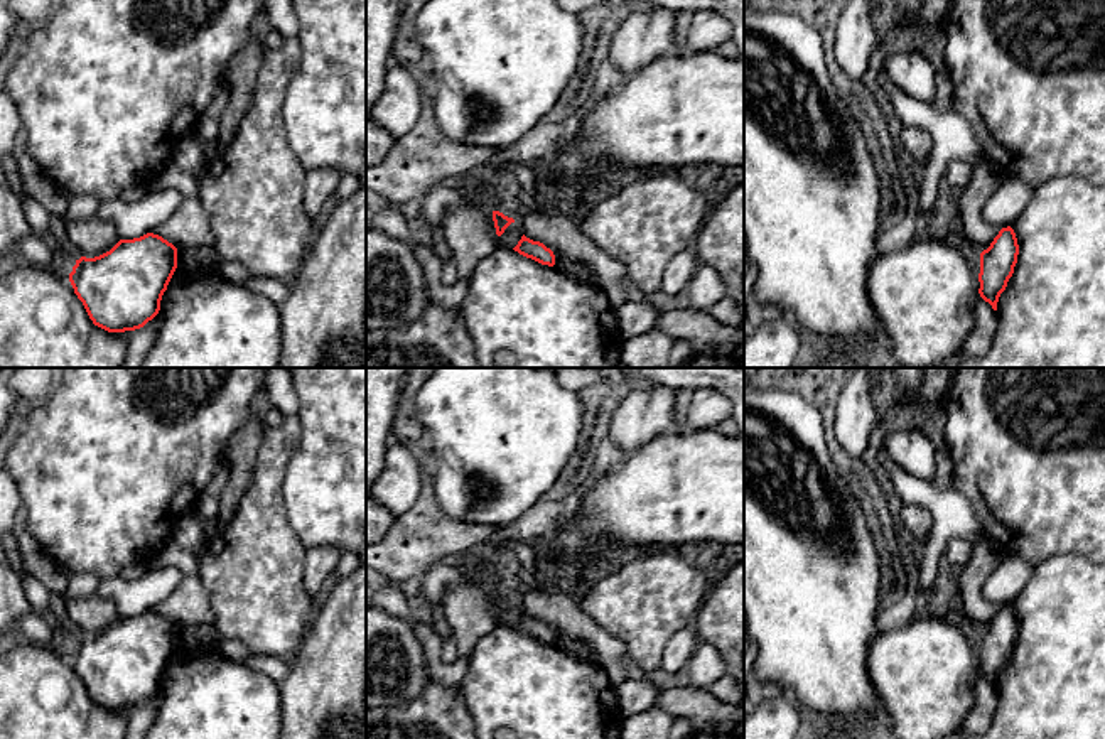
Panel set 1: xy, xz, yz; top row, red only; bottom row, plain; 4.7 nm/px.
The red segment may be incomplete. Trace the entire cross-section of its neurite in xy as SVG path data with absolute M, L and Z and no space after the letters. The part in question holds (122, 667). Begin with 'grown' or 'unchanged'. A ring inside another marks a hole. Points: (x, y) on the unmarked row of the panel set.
unchanged; M159 612L120 618L110 629L76 638L69 660L94 704L108 710L143 705L160 688L160 678L177 646L177 626Z

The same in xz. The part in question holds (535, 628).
unchanged; M525 612L521 614L521 618L518 619L518 623L513 628L542 643L548 643L548 645L555 643L553 629L550 626L547 626L543 621L533 619L533 618L526 616Z

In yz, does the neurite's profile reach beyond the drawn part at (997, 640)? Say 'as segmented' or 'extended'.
as segmented

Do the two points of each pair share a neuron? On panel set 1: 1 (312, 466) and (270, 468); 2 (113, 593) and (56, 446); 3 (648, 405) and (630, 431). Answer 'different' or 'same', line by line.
1: different
2: different
3: same

